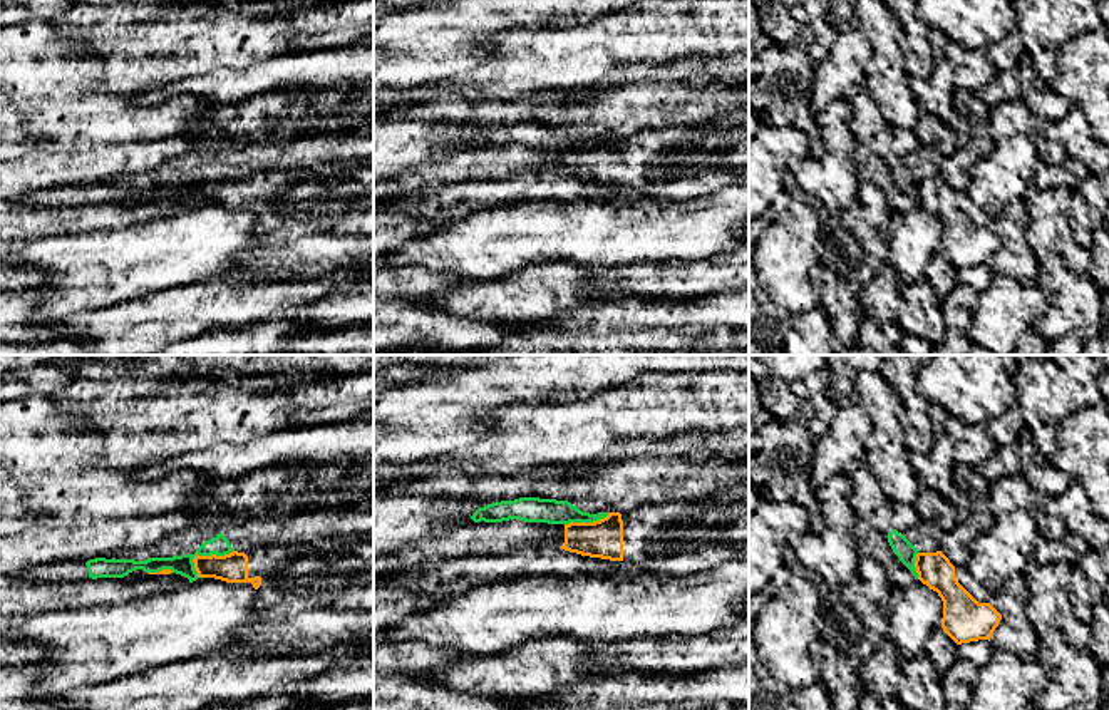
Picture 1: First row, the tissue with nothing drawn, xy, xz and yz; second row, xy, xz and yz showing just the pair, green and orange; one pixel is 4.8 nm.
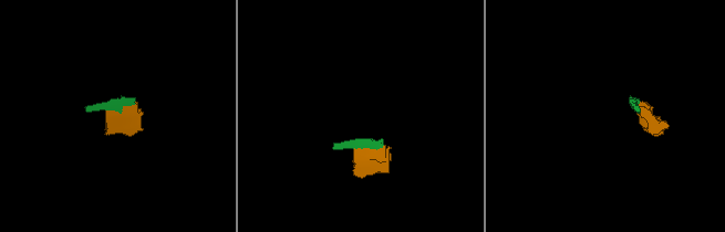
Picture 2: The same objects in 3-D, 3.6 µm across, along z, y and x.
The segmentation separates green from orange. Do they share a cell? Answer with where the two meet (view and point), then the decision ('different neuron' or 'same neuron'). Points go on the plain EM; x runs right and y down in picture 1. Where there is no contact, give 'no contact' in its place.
xy (203, 180) | different neuron

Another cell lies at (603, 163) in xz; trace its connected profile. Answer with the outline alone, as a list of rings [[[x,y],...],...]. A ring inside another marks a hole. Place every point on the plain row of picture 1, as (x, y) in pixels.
[[[749,107],[700,126],[645,129],[630,137],[608,137],[595,147],[565,149],[561,174],[590,183],[627,186],[642,196],[695,199],[725,186],[749,186]]]

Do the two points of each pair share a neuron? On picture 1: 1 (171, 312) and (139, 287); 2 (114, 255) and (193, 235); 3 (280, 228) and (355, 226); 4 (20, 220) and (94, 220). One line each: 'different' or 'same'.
1: different
2: same
3: same
4: same

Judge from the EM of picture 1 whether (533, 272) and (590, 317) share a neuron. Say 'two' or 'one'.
two

